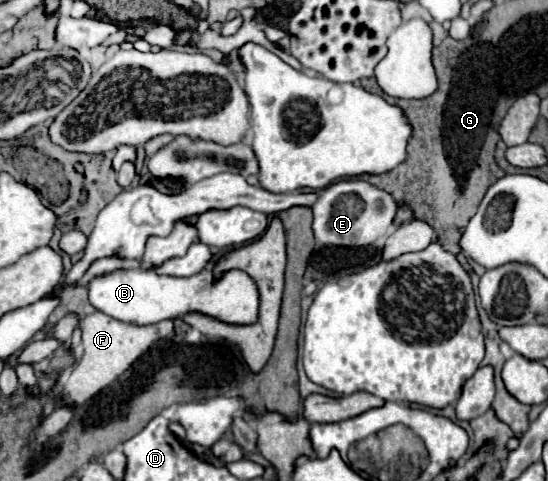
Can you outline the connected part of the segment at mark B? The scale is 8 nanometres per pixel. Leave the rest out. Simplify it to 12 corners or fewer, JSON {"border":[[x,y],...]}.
{"border":[[152,270],[94,278],[96,310],[136,326],[190,312],[256,324],[242,270],[190,278]]}

